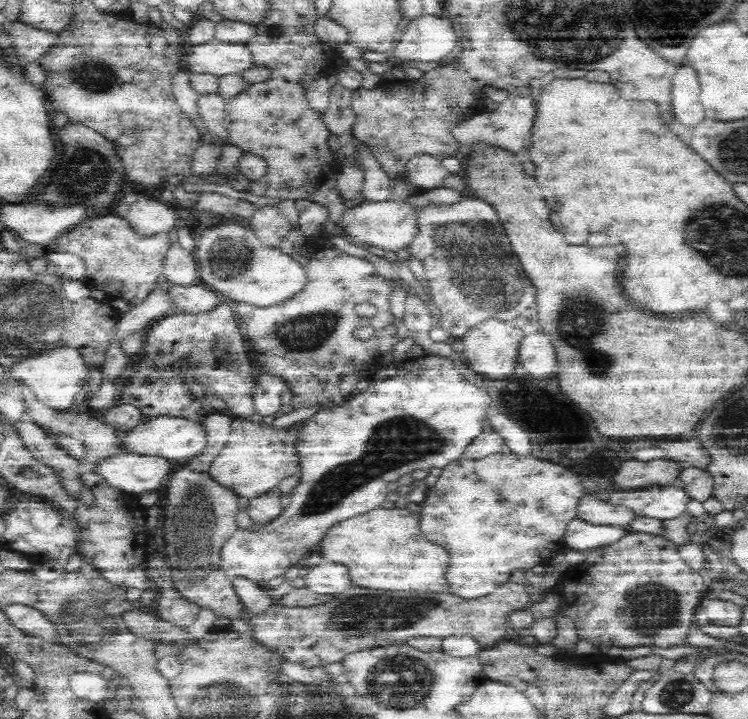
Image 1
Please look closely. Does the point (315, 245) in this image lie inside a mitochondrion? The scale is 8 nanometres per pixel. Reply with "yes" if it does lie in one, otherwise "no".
no

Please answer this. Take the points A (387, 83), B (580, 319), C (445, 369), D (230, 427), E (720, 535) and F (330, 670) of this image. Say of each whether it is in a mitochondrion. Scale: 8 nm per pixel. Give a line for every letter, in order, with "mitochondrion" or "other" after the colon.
A: other
B: mitochondrion
C: other
D: other
E: other
F: other

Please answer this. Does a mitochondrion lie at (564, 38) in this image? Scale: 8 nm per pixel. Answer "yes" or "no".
yes

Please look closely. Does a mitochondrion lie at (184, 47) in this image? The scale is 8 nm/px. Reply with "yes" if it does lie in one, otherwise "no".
no

